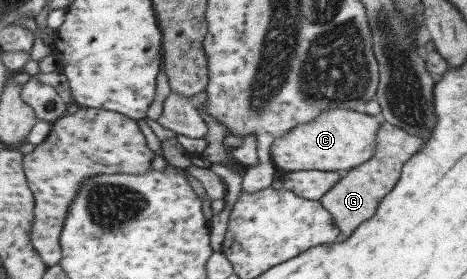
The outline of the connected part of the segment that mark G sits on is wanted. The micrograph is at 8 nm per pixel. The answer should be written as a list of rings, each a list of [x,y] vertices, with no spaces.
[[[381,118],[379,130],[375,136],[375,150],[371,160],[351,169],[349,174],[345,178],[341,178],[320,200],[323,206],[334,214],[336,226],[342,233],[342,240],[347,240],[358,230],[359,226],[363,225],[363,222],[370,220],[379,200],[385,197],[397,182],[403,163],[423,147],[423,139],[418,135],[409,134],[397,126],[391,126],[389,122],[385,122]]]

